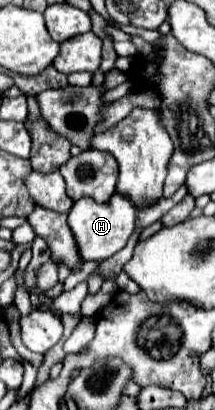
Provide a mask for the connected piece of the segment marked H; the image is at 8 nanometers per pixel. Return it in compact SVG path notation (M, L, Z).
M115 192L111 200L105 204L97 204L93 202L93 198L81 198L73 204L73 210L69 212L69 226L75 232L75 238L81 246L81 258L99 262L107 260L127 244L129 236L135 230L135 220L137 220L135 204L119 192Z

